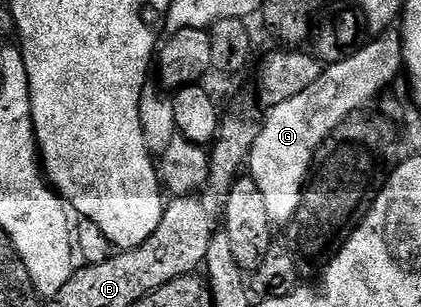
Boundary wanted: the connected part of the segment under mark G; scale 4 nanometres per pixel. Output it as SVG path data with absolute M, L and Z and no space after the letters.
M393 27L387 28L382 34L368 40L353 57L345 61L328 64L317 81L309 85L304 92L299 93L289 101L283 101L268 110L266 121L260 126L257 140L251 146L247 169L250 178L254 179L257 187L264 196L264 204L268 210L269 219L276 226L285 223L290 224L299 211L300 201L303 199L303 188L310 174L311 163L316 150L327 139L327 135L333 131L345 119L362 110L375 95L379 94L398 73L403 66L403 39L402 34Z

